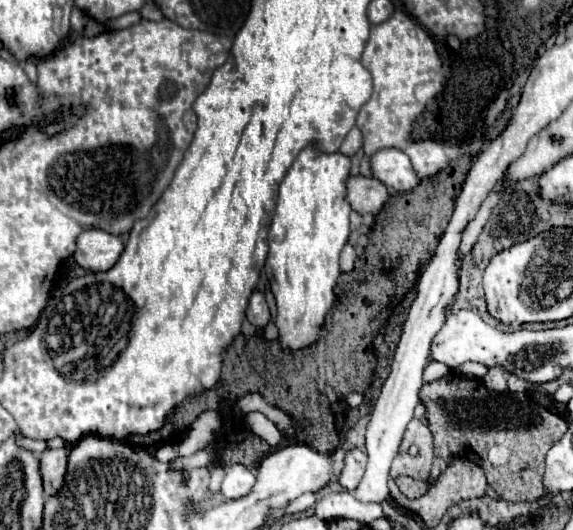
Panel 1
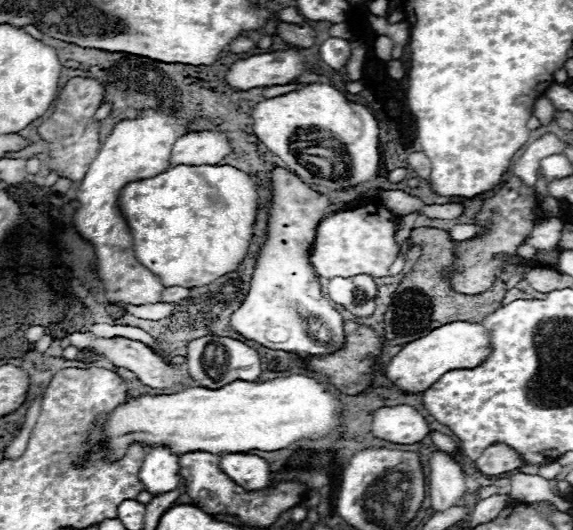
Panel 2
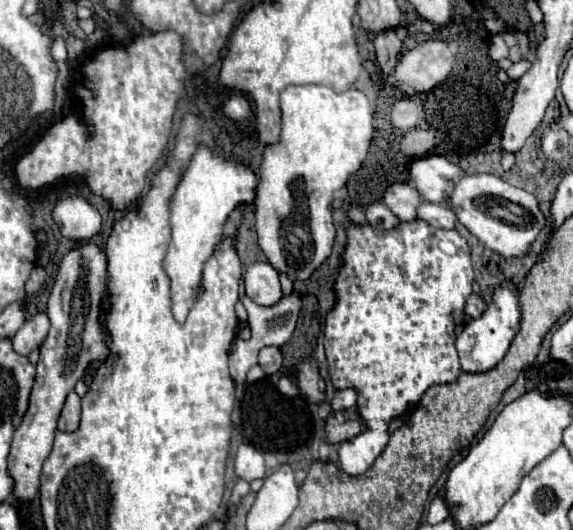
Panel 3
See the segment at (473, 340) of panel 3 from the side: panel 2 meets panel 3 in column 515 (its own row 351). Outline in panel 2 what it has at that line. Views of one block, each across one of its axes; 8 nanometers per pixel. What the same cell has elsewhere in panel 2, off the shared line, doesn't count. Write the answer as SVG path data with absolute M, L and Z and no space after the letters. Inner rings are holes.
M282 168L274 170L272 184L274 204L268 222L268 242L260 252L244 304L232 314L230 326L244 338L272 350L298 356L326 356L340 350L346 342L344 320L322 296L320 278L310 264L316 228L328 214L330 200Z

